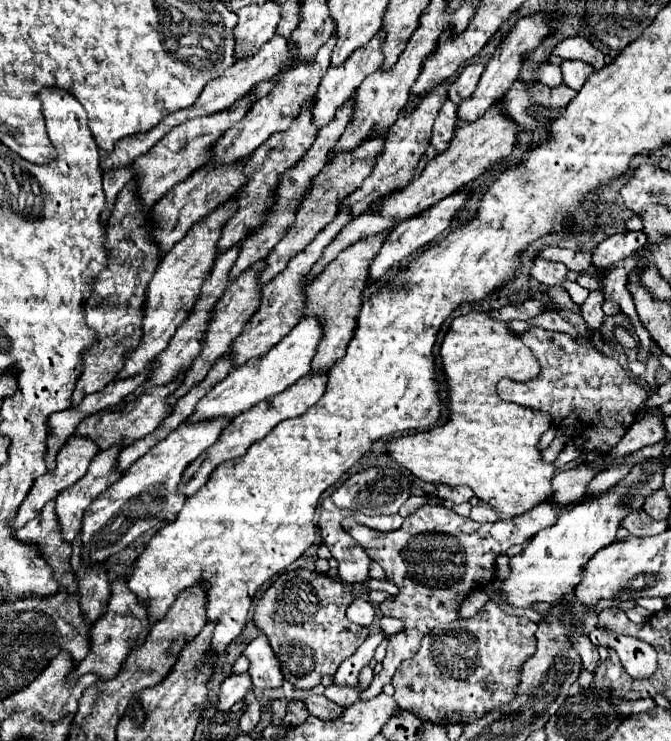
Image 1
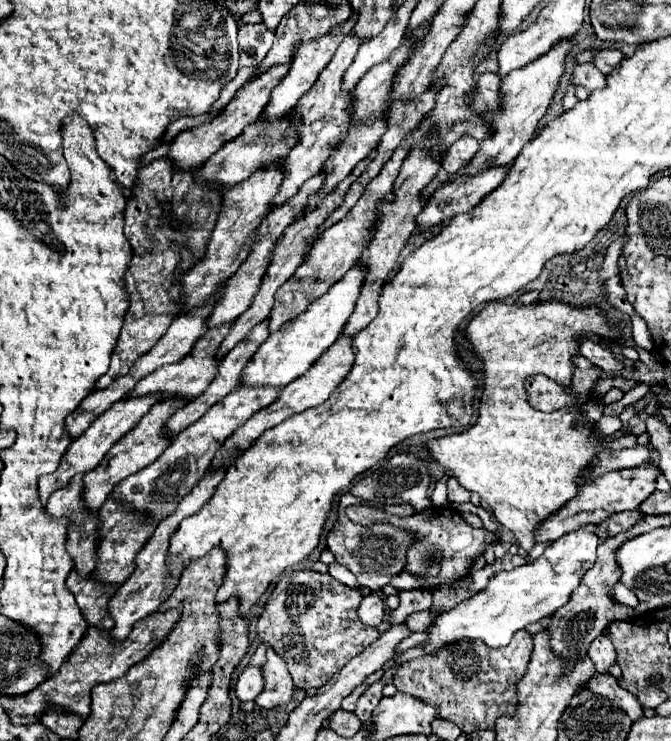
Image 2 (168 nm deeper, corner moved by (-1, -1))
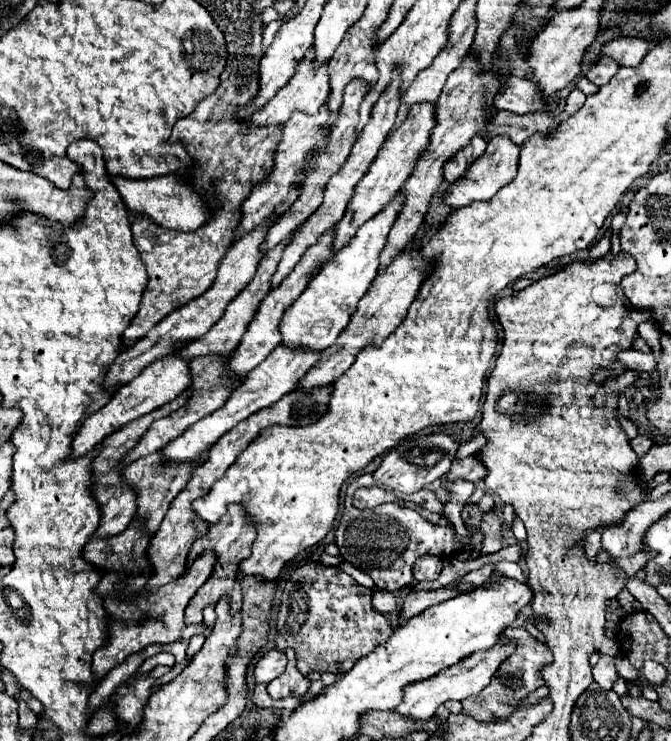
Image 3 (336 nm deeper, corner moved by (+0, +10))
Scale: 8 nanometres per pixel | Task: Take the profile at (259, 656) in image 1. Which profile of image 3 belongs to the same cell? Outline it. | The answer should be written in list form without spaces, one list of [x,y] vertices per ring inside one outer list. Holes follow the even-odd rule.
[[[291,647],[285,649],[287,655],[287,667],[283,671],[283,675],[279,675],[277,679],[273,679],[267,685],[267,693],[273,699],[283,699],[283,697],[301,697],[307,689],[309,689],[309,679],[305,675],[301,675],[295,667],[295,653]]]

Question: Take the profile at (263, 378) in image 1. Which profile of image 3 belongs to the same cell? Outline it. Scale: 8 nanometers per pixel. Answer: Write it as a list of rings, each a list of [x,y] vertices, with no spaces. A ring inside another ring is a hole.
[[[397,193],[393,205],[389,209],[383,209],[377,213],[377,217],[369,219],[345,249],[337,253],[333,261],[329,261],[321,273],[307,285],[307,289],[285,309],[281,321],[279,321],[279,333],[281,343],[293,349],[311,349],[311,351],[323,351],[329,345],[333,345],[339,337],[339,333],[345,329],[351,313],[355,311],[359,299],[367,293],[371,281],[377,275],[379,267],[379,253],[385,247],[387,233],[403,205],[403,193]]]

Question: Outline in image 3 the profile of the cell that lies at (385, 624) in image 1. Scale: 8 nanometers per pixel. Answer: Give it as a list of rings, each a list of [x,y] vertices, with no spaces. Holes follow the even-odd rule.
[[[487,565],[487,567],[481,567],[481,569],[477,569],[477,571],[467,573],[461,581],[463,581],[463,583],[469,583],[469,585],[477,585],[477,583],[487,581],[487,579],[491,577],[491,573],[493,573],[493,565]]]

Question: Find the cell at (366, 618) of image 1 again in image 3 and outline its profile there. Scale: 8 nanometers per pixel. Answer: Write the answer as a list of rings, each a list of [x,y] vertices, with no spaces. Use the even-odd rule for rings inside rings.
[[[375,589],[373,591],[373,607],[379,611],[379,613],[391,613],[397,609],[397,601],[393,597],[393,593],[389,591],[381,591],[381,589]]]

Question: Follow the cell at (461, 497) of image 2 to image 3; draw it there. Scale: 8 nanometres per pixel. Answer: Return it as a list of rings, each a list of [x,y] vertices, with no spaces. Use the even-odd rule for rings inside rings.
[[[469,455],[465,459],[455,459],[451,471],[445,475],[445,479],[449,483],[463,479],[463,481],[481,481],[481,477],[485,477],[485,467],[475,459],[475,455]]]

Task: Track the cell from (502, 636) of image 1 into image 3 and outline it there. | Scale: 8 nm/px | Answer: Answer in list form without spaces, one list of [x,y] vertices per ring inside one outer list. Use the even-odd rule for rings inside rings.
[[[515,627],[515,629],[507,629],[503,635],[503,641],[513,641],[517,643],[517,649],[511,657],[507,657],[499,671],[497,677],[493,677],[493,681],[477,695],[477,697],[467,697],[461,701],[463,705],[463,713],[481,721],[497,721],[497,719],[505,719],[513,713],[513,709],[517,707],[517,703],[531,691],[535,691],[537,687],[543,685],[541,681],[541,667],[545,663],[549,663],[553,657],[549,653],[549,647],[545,643],[541,643],[539,639],[531,637],[525,629]]]

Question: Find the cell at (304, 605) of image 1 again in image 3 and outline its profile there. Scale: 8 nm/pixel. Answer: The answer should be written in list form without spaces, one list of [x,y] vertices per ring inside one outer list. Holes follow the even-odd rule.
[[[305,563],[295,569],[293,577],[285,581],[283,595],[281,595],[281,605],[277,611],[277,629],[285,637],[287,645],[293,647],[297,655],[297,669],[307,675],[311,671],[319,673],[347,673],[361,657],[371,653],[377,645],[383,645],[391,633],[393,627],[389,619],[381,613],[377,613],[371,605],[371,589],[361,587],[359,583],[353,581],[347,573],[343,573],[339,567],[327,567],[323,563]]]

